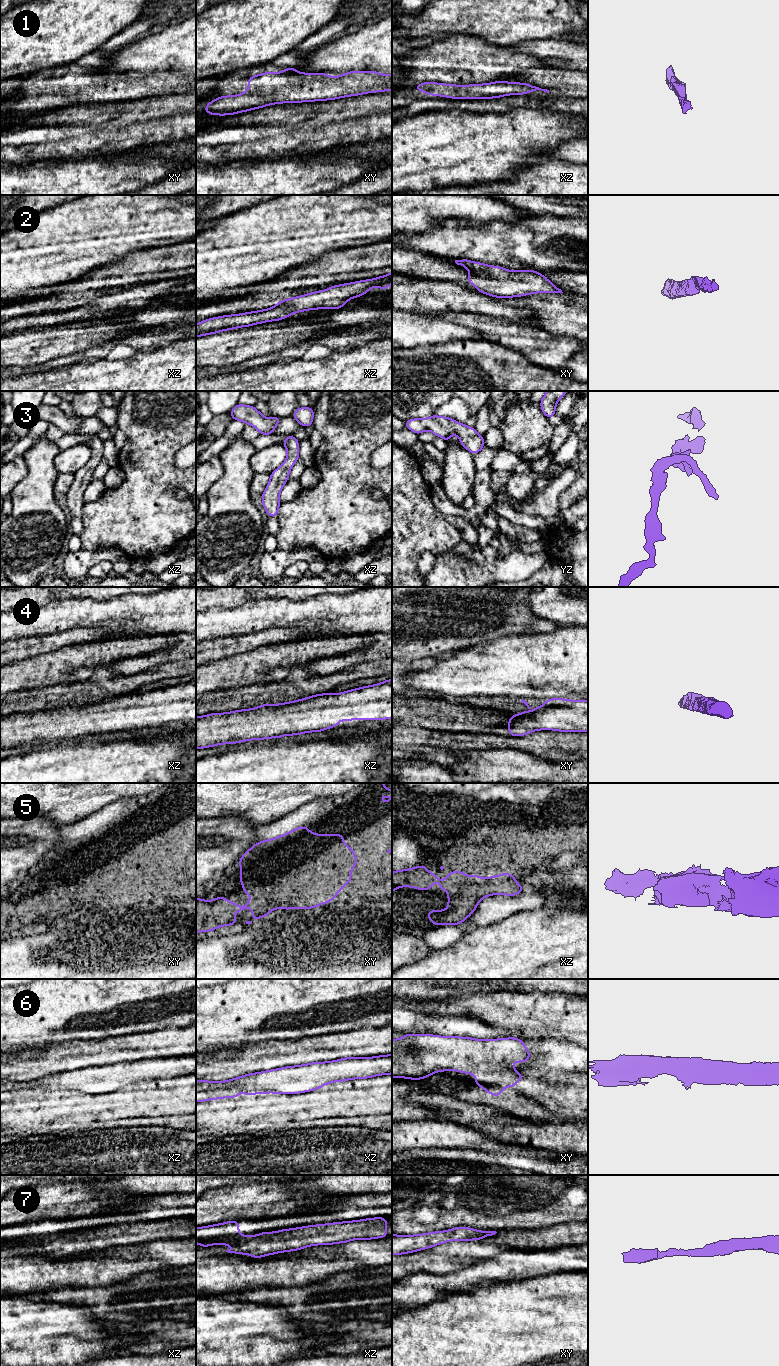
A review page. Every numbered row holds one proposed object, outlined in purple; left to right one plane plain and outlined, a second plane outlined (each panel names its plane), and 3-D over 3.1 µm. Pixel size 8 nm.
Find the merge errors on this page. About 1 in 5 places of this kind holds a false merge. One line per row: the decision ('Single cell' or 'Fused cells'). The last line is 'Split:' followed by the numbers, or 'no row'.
1: Single cell
2: Single cell
3: Single cell
4: Single cell
5: Single cell
6: Single cell
7: Single cell
Split: no row

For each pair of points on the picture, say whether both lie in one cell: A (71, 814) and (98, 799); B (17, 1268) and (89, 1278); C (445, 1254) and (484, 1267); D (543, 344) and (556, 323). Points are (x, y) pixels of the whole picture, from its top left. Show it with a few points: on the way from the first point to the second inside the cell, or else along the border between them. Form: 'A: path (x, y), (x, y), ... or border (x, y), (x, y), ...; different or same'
A: path (78, 807), (86, 799), (91, 799); same
B: path (35, 1273), (71, 1273); same
C: border (502, 1252), (480, 1259); different
D: border (529, 322), (552, 334), (568, 335), (573, 338); different

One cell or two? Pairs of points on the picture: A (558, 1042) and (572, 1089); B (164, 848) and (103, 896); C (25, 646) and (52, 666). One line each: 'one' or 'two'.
A: two
B: one
C: two

